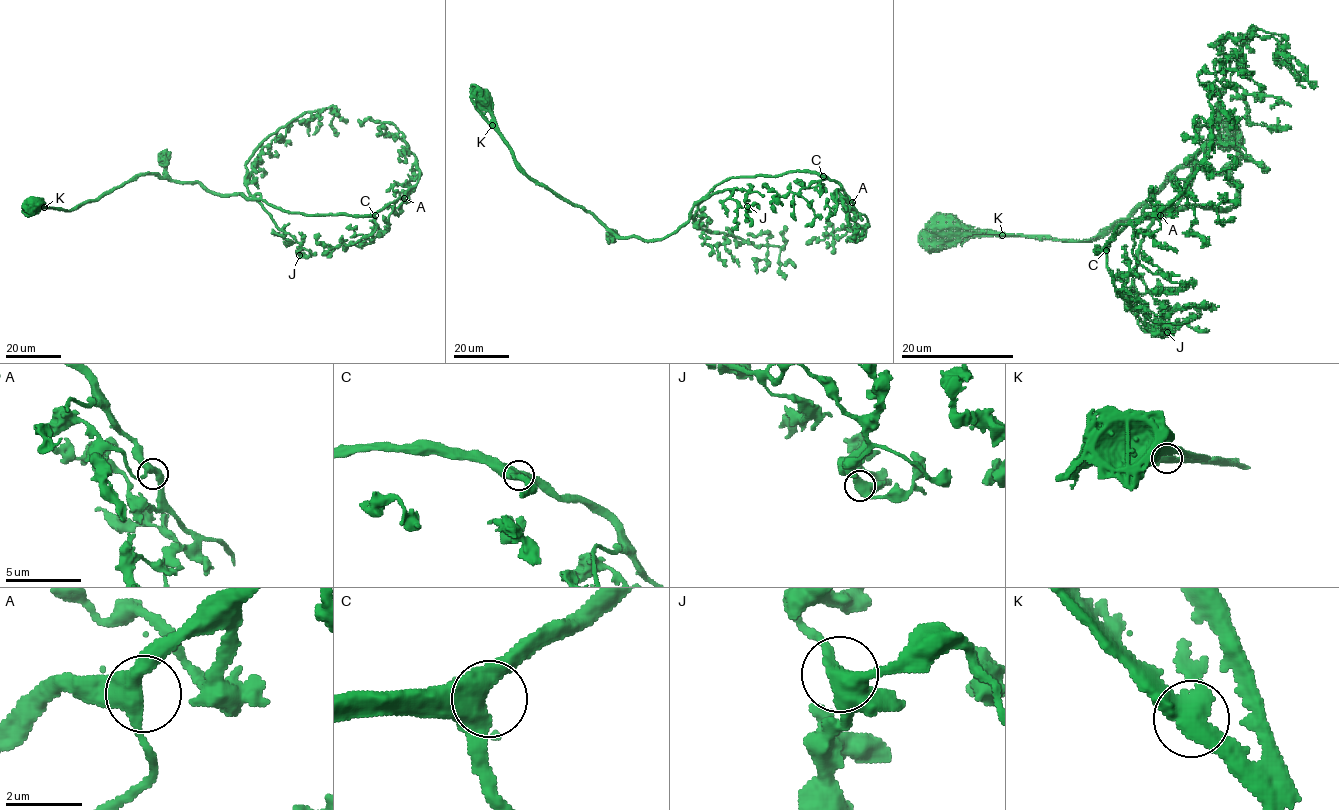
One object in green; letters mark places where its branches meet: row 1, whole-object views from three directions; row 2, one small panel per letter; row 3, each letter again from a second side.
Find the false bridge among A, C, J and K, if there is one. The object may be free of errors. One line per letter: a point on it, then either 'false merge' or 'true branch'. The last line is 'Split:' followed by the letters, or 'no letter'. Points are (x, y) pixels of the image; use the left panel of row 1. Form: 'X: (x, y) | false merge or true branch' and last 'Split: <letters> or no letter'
A: (404, 198) | true branch
C: (375, 215) | true branch
J: (299, 255) | true branch
K: (44, 207) | true branch
Split: no letter

